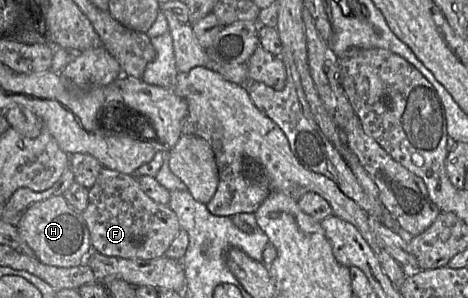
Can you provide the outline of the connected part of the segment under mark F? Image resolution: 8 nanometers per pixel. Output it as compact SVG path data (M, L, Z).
M106 168L89 189L88 204L82 216L89 229L93 251L109 257L140 260L163 257L182 230L169 205L149 198L133 175Z

